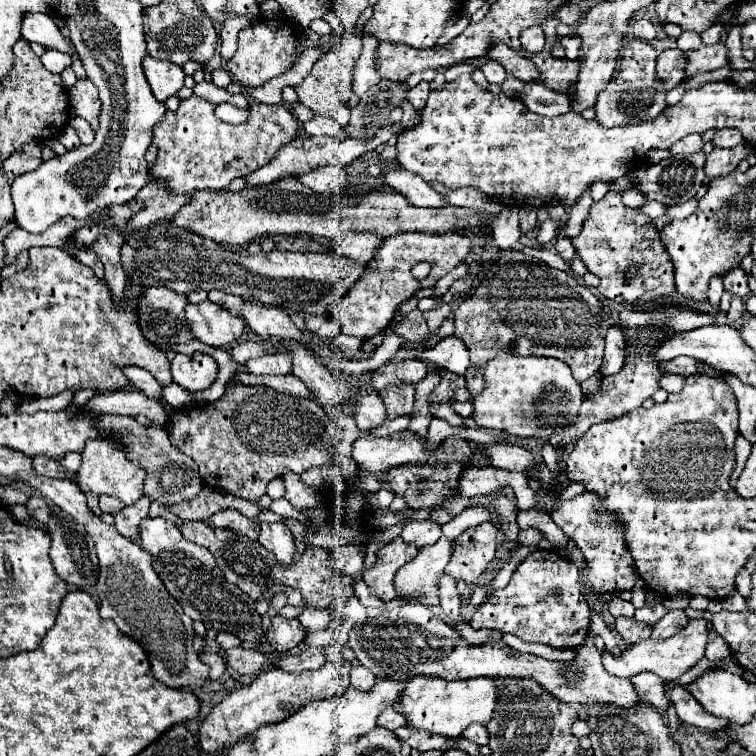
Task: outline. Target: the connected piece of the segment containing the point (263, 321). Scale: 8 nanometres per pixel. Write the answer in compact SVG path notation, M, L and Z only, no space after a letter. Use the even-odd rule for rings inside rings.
M209 291L209 301L225 307L235 317L243 319L259 337L265 339L279 339L279 341L295 341L295 343L313 343L317 337L309 331L299 331L289 315L281 307L267 307L259 303L243 301L237 295L221 293L221 291Z

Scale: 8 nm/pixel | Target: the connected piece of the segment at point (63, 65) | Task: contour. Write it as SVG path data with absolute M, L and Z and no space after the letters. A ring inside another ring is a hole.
M47 49L43 53L41 61L43 61L45 69L51 73L63 73L67 67L71 67L71 57L61 51L55 51L55 49Z

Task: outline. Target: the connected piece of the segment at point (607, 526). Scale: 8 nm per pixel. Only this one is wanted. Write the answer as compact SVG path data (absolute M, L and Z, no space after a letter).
M583 493L569 501L561 501L557 509L551 513L555 525L575 541L587 561L587 583L593 587L597 595L631 591L637 583L637 569L633 565L633 557L629 557L629 549L623 543L623 525L613 519L613 515L599 509L599 499L593 493Z

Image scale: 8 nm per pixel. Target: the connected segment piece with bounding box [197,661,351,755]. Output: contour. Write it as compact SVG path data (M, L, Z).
M327 661L317 671L303 673L285 673L281 669L269 669L255 677L249 687L233 689L199 725L199 747L203 753L215 755L223 749L245 739L251 731L257 731L261 725L279 723L293 715L297 709L307 705L307 701L339 697L349 687L349 661Z

